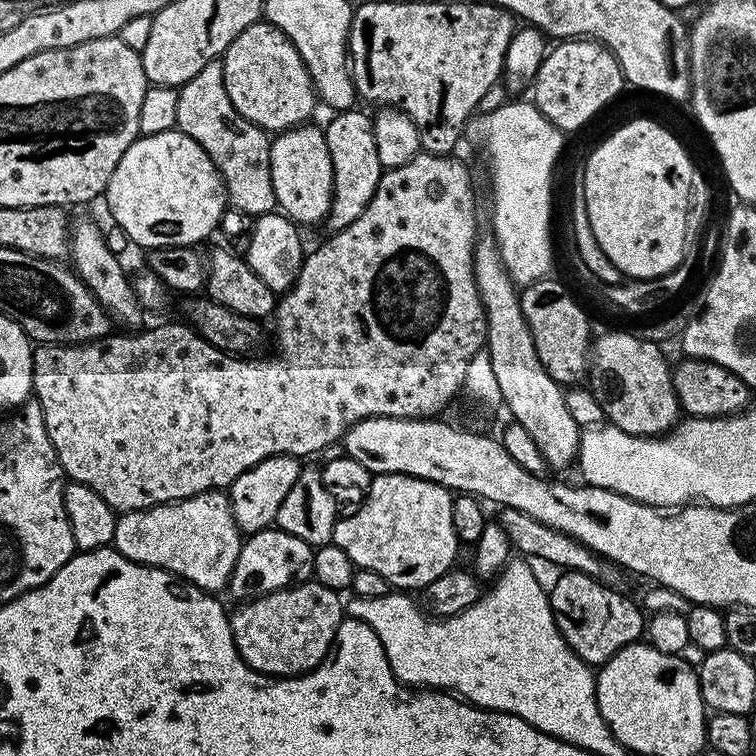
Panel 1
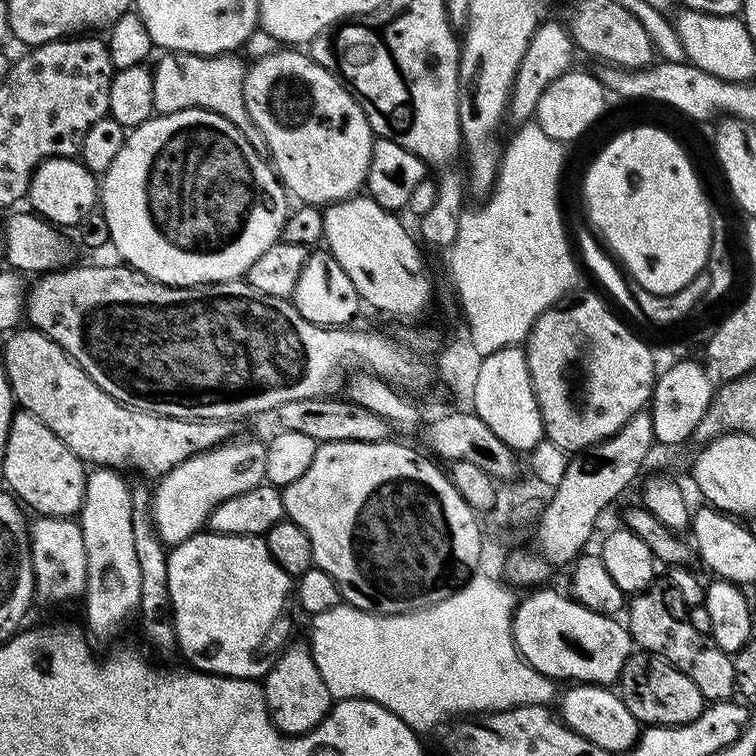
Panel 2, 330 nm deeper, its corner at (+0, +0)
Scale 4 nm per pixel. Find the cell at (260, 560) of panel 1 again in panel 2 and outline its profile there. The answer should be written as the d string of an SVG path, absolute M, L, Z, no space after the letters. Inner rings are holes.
M201 530L196 535L186 538L186 542L175 545L167 553L168 590L171 604L170 619L176 632L176 647L179 654L185 656L187 663L198 672L212 672L216 676L229 676L239 680L259 681L272 668L272 663L280 657L281 652L289 647L292 636L292 608L294 612L294 580L274 562L268 549L268 541L264 536L223 536L217 532Z

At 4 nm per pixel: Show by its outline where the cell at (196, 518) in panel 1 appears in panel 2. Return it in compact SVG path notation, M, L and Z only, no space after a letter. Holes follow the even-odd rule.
M236 439L186 458L155 481L156 488L154 486L151 493L151 518L157 538L163 545L186 542L186 538L196 535L207 525L212 511L222 506L226 498L246 494L246 490L254 490L265 483L267 443L263 439Z

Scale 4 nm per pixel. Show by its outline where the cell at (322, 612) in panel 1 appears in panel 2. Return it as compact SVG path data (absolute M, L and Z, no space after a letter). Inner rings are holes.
M307 643L295 644L285 648L280 657L272 663L271 670L262 677L262 687L268 716L277 730L286 736L305 736L324 721L332 708L334 697L330 690L326 690L322 674L318 674L311 647Z

